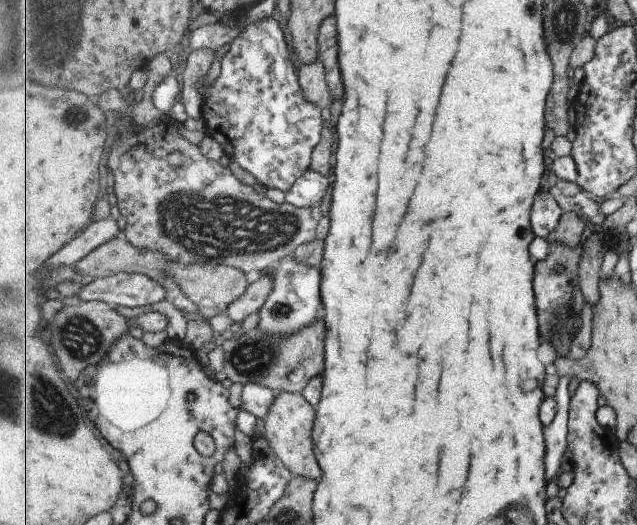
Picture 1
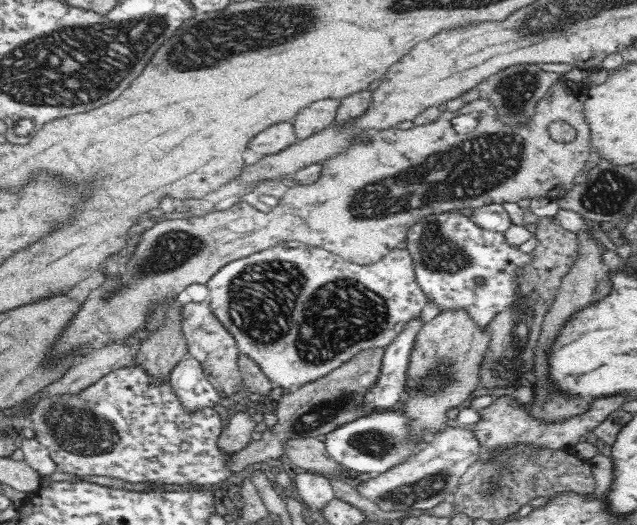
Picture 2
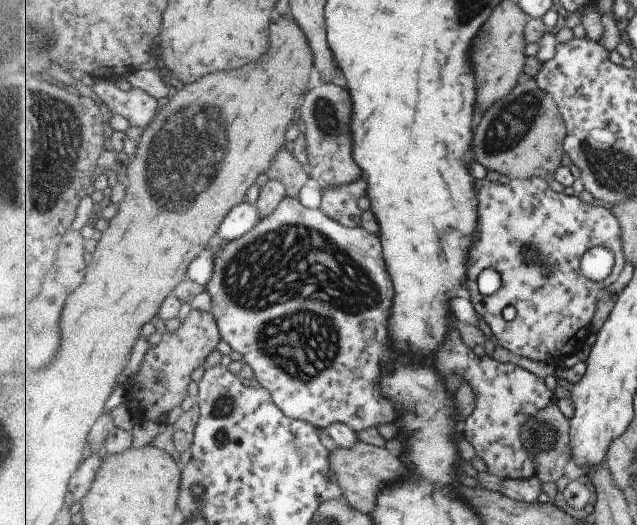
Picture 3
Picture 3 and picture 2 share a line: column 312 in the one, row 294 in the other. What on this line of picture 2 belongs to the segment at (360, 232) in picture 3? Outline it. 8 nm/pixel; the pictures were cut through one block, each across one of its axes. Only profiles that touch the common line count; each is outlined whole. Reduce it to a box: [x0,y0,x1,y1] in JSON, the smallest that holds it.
[205,245,427,388]

